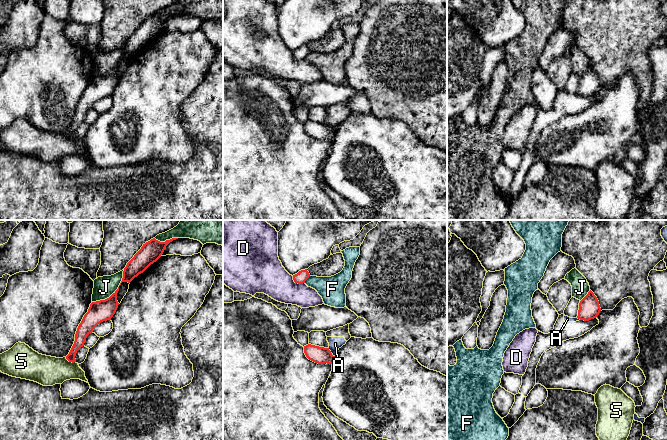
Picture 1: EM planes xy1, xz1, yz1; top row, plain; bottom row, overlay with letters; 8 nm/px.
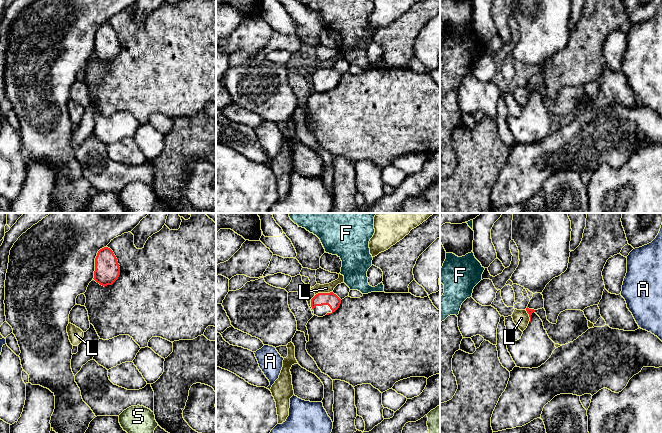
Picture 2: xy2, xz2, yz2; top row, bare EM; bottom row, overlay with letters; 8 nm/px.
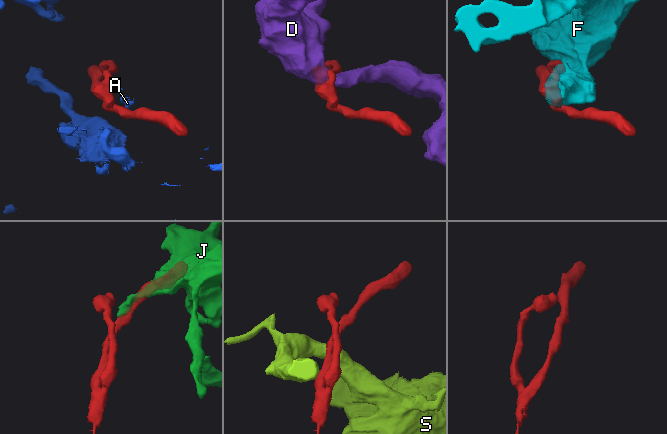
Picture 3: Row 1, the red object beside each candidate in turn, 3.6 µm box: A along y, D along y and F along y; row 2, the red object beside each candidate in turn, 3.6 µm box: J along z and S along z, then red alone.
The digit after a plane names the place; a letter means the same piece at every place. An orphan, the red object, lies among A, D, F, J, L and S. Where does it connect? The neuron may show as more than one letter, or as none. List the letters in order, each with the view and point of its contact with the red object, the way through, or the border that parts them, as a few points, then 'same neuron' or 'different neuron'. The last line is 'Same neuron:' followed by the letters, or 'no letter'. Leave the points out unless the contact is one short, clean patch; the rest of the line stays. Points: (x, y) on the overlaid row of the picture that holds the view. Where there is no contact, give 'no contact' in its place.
A: meets red in xz1 at (330, 351); border along xz1 (328, 348), (332, 353); different neuron
D: meets red in xz1 at (297, 282); border along xz1 (292, 276), (295, 282), (304, 283); different neuron
F: meets red in xz1 at (307, 278); different neuron
J: meets red in xy1 at (113, 293); different neuron
L: meets red in xz2 at (323, 293); border along xz2 (332, 291), (315, 295); different neuron
S: meets red in xy1 at (70, 361); border along xy1 (65, 357), (69, 361), (75, 362); different neuron
Same neuron: no letter

